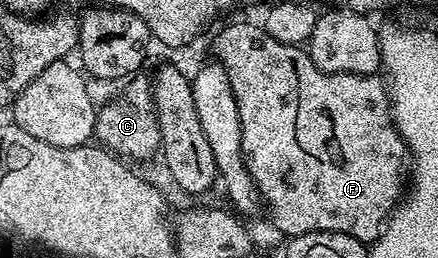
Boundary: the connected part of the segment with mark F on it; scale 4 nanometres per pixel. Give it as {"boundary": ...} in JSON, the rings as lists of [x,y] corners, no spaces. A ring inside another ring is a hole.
{"boundary":[[[258,23],[231,24],[228,28],[221,29],[215,40],[215,52],[219,55],[216,56],[218,63],[222,64],[229,74],[229,82],[237,98],[237,110],[243,131],[243,161],[257,186],[265,212],[267,208],[272,222],[275,223],[272,224],[274,231],[283,233],[287,238],[310,232],[340,232],[364,242],[376,240],[385,221],[400,203],[401,189],[409,172],[407,143],[391,121],[391,102],[386,83],[378,75],[357,76],[353,72],[323,72],[311,61],[310,52],[294,44],[277,42],[277,38],[269,38],[267,31]]]}

